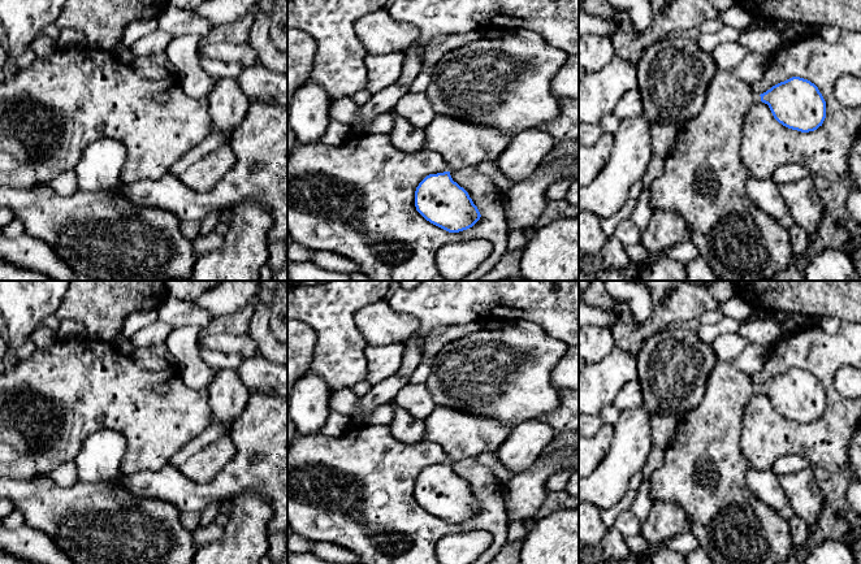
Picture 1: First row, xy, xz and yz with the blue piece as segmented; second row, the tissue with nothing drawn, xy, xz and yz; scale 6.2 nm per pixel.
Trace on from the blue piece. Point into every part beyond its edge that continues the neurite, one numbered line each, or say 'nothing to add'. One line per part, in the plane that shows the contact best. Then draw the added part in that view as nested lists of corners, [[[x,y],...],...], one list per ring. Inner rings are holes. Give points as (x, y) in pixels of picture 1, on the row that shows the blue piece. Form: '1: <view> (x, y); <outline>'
1: yz (704, 177); [[[718,70],[701,112],[679,126],[663,172],[649,187],[652,211],[679,213],[700,256],[722,281],[766,281],[792,264],[788,229],[757,208],[745,191],[749,173],[740,156],[743,122],[747,110],[760,101],[749,84]]]

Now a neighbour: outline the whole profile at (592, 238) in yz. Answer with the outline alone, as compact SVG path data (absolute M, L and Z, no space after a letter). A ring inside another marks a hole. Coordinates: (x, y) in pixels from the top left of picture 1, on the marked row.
M590 211L579 212L579 251L585 256L600 253L607 240L600 218Z

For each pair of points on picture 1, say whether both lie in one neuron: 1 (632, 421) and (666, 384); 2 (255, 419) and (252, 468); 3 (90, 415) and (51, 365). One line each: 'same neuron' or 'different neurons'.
1: same neuron
2: same neuron
3: same neuron

